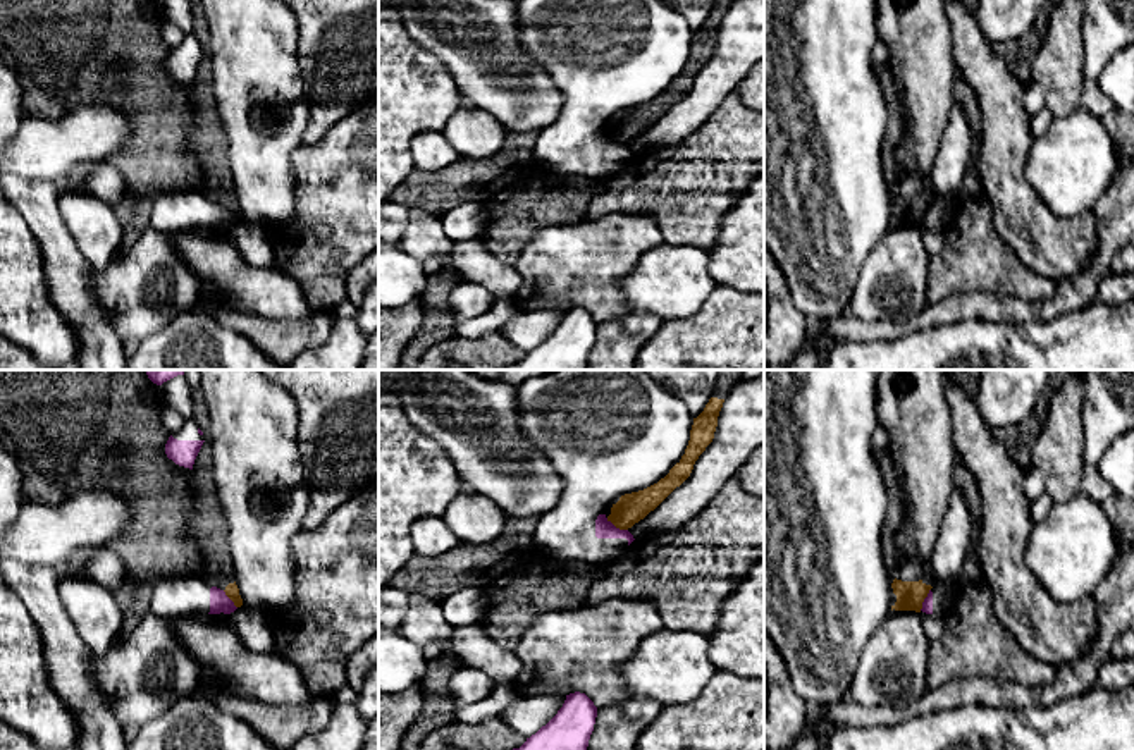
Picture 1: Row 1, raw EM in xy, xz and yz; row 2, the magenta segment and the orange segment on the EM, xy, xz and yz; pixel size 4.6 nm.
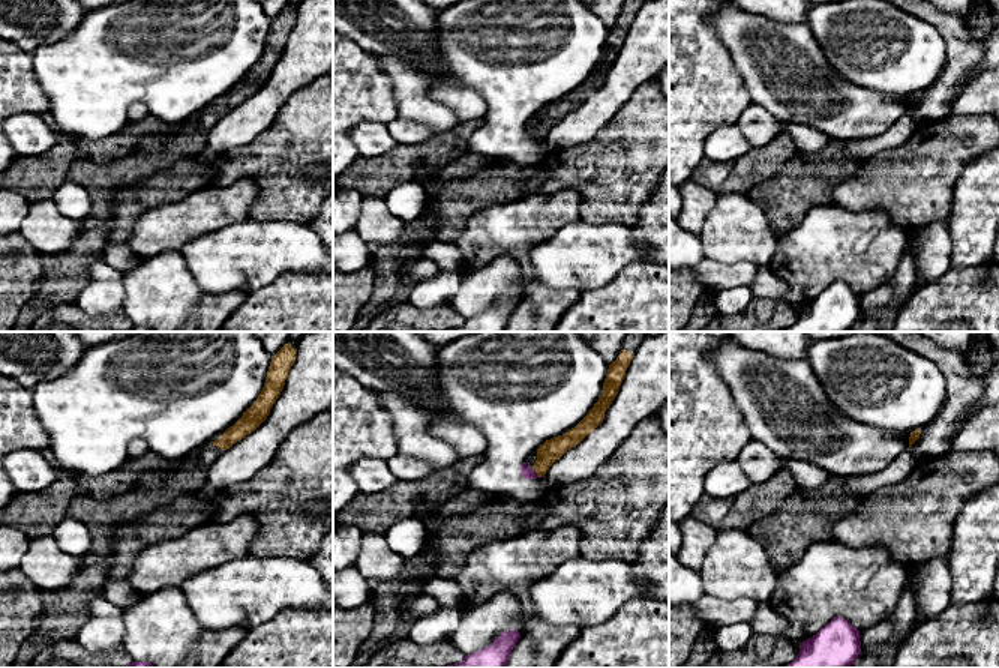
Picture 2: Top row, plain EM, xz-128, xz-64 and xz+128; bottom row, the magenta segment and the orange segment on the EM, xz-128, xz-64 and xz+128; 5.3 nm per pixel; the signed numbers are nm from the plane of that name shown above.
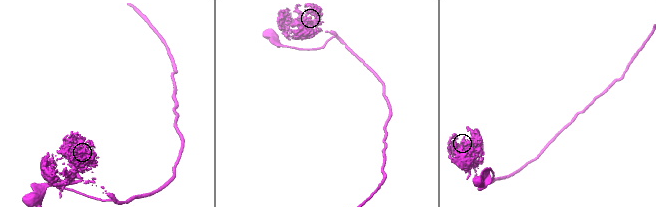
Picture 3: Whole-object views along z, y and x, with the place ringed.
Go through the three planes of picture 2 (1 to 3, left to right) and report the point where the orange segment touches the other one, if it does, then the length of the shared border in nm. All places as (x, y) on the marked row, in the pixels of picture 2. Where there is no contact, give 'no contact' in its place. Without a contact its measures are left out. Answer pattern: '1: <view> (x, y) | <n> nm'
1: no contact
2: xz-64 (542, 476) | 50 nm
3: no contact

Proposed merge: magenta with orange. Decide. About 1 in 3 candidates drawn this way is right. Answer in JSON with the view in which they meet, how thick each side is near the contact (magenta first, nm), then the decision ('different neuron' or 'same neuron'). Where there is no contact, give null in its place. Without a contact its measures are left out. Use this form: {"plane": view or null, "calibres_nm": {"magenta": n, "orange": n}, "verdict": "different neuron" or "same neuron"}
{"plane": "xz", "calibres_nm": {"magenta": 90, "orange": 140}, "verdict": "different neuron"}

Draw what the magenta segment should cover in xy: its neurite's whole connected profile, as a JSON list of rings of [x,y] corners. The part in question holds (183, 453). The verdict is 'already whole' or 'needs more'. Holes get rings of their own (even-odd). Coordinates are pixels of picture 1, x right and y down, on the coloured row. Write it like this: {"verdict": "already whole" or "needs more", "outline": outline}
{"verdict": "needs more", "outline": [[[188,420],[165,444],[165,454],[176,464],[193,470],[194,459],[205,442],[194,420]]]}

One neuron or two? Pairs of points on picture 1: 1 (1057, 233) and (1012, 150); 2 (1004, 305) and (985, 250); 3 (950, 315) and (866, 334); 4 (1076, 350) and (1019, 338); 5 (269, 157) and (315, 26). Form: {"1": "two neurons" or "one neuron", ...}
{"1": "one neuron", "2": "two neurons", "3": "one neuron", "4": "one neuron", "5": "two neurons"}

